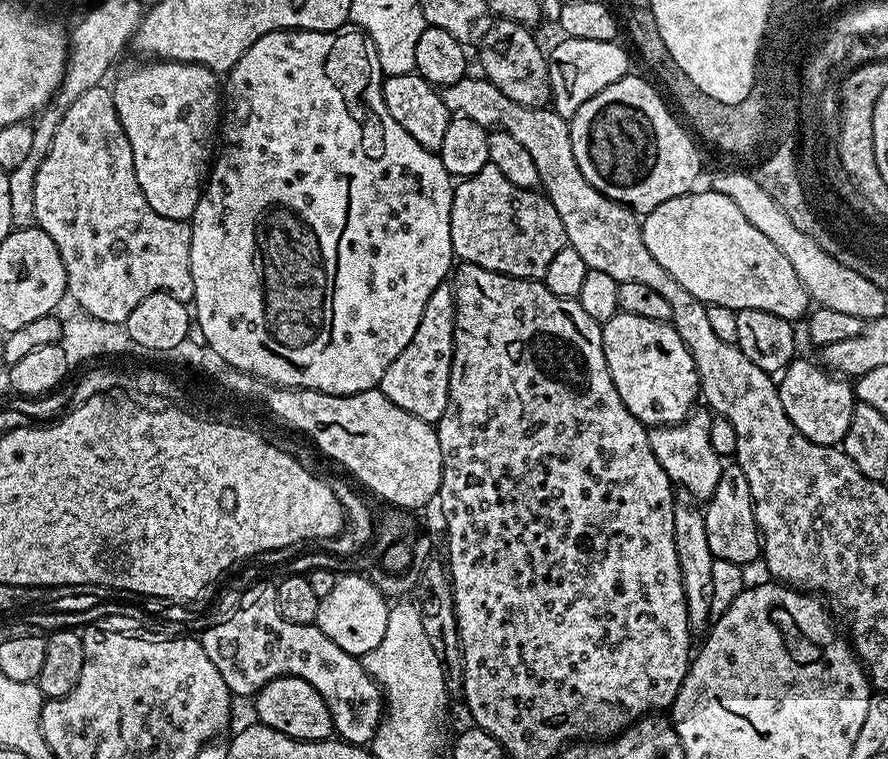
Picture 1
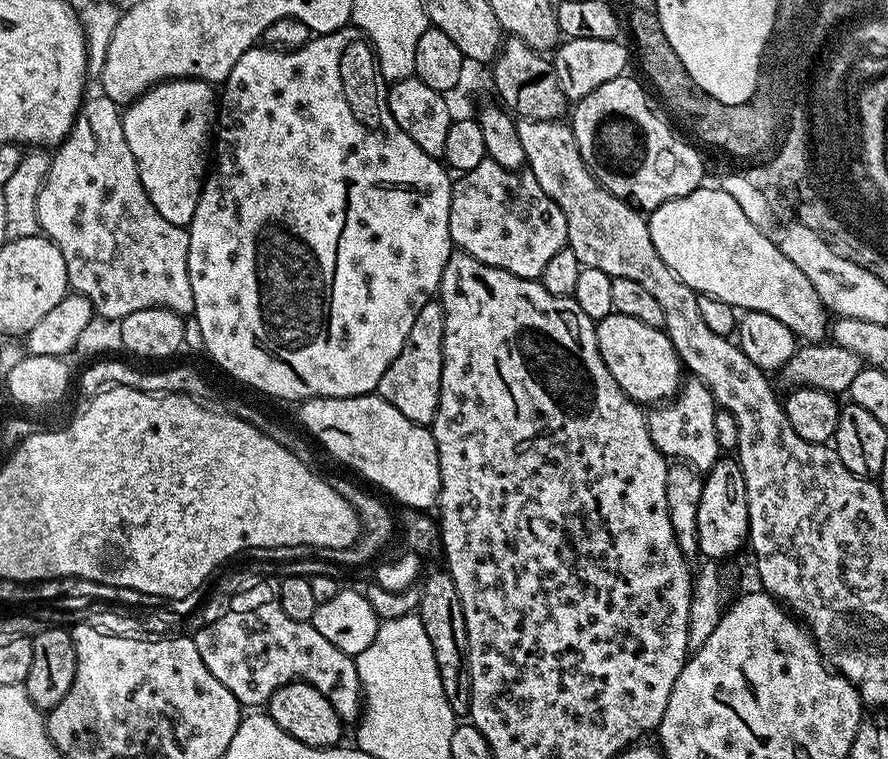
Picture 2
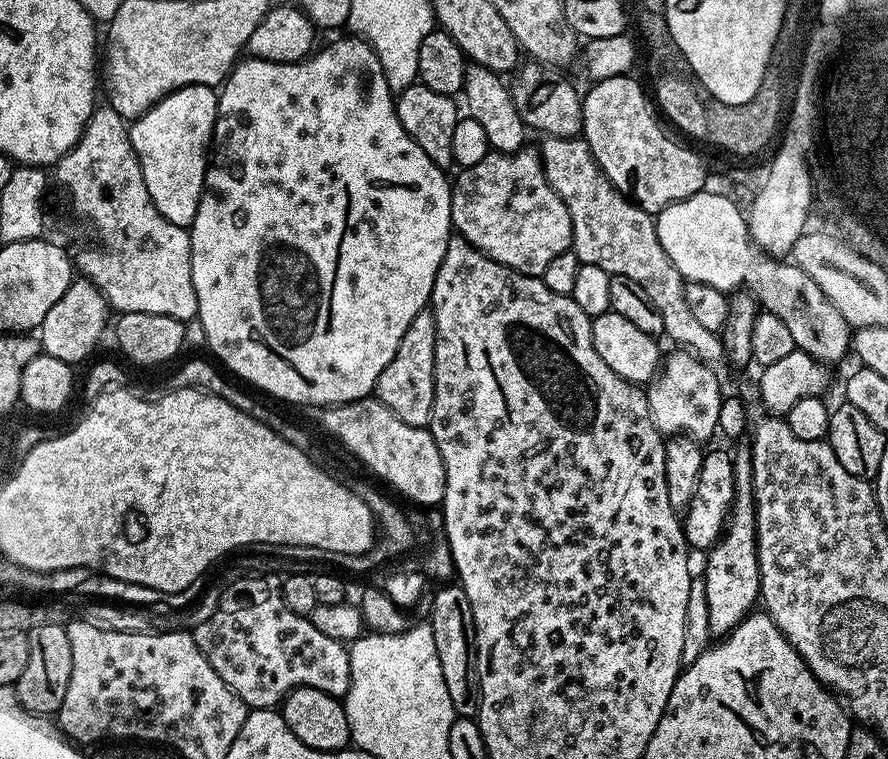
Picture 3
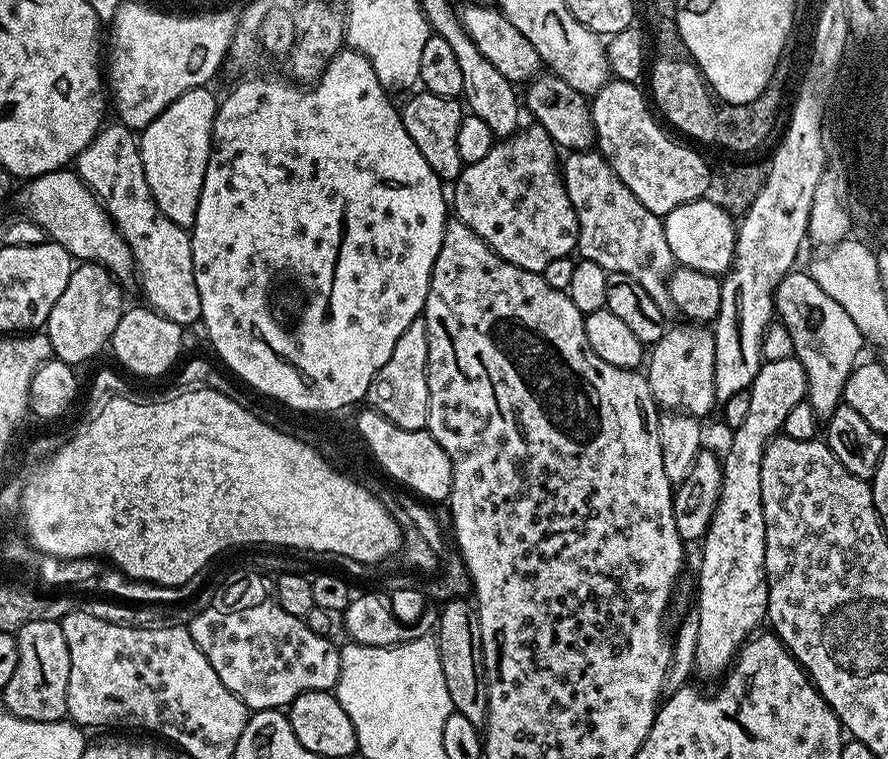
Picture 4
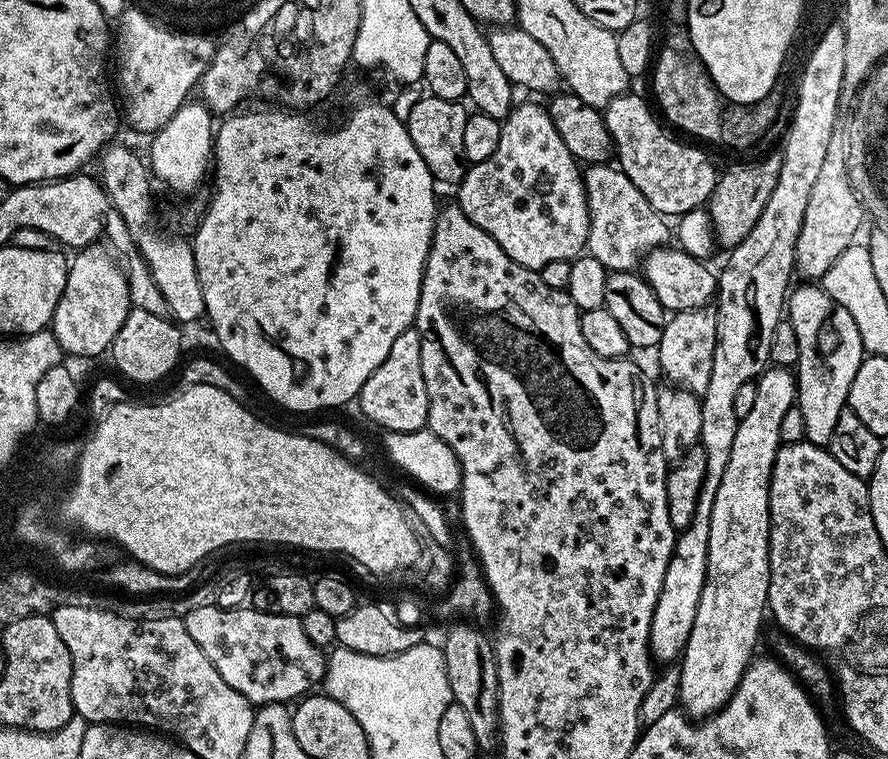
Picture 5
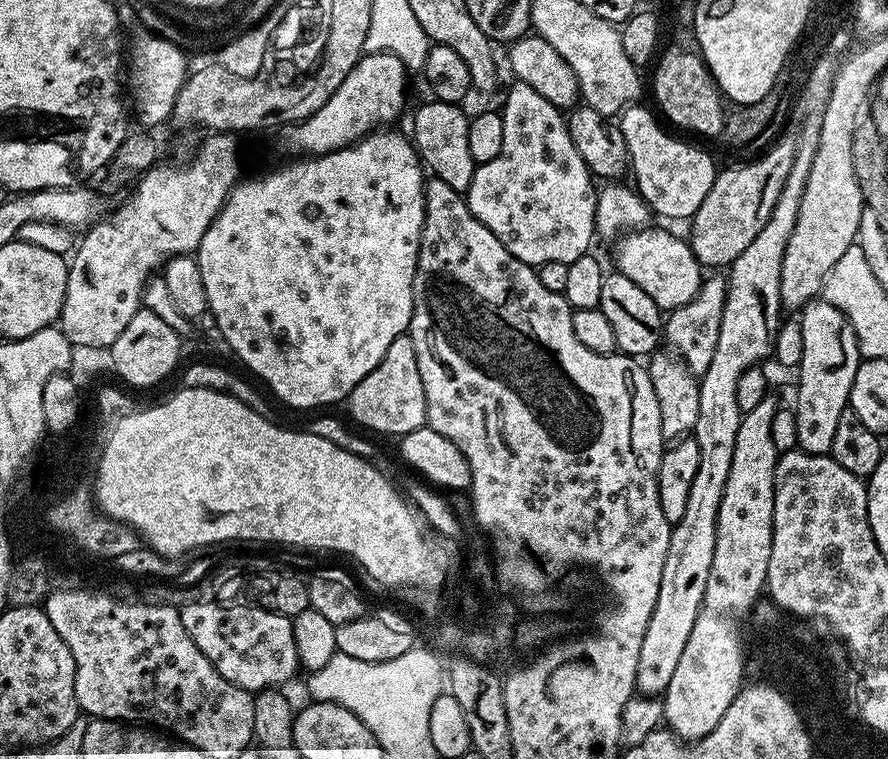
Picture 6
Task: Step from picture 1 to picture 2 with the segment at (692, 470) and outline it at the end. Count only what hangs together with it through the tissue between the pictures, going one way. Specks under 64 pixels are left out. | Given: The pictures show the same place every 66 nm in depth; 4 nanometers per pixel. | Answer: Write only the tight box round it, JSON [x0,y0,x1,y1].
[647,379,722,474]

